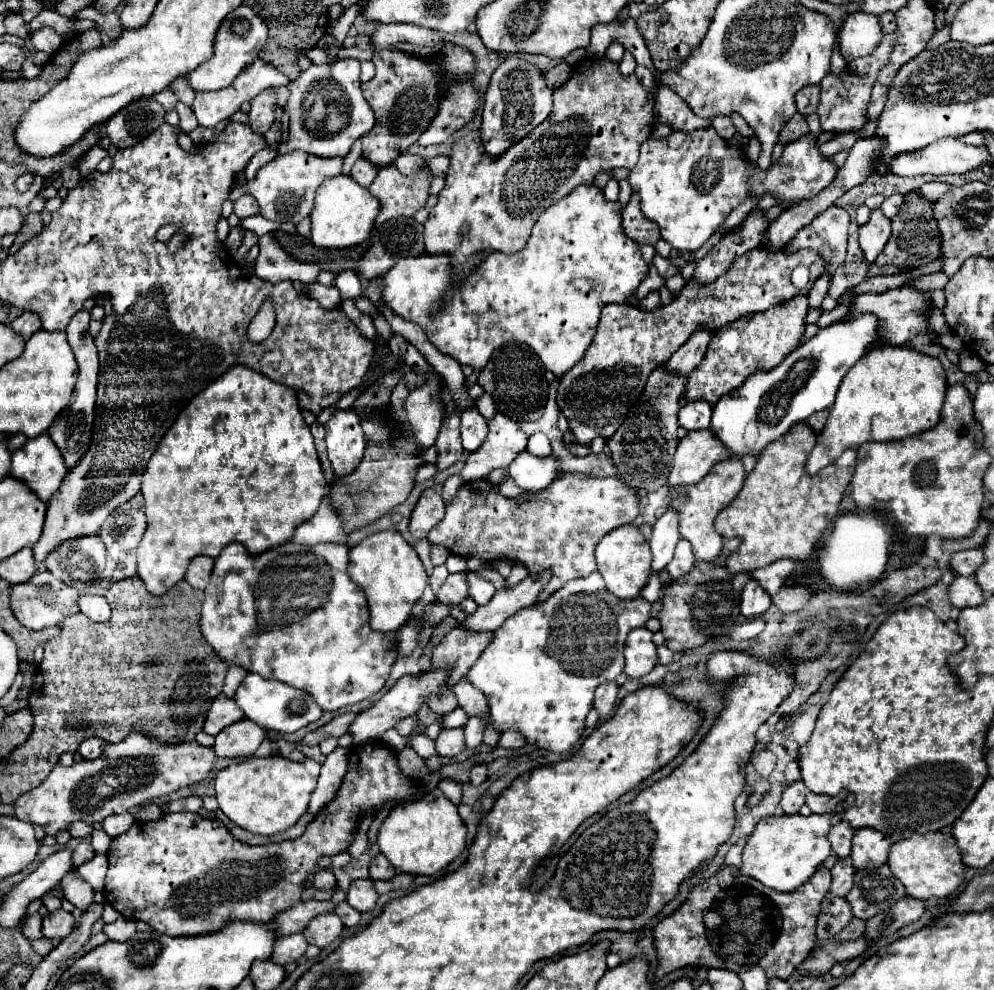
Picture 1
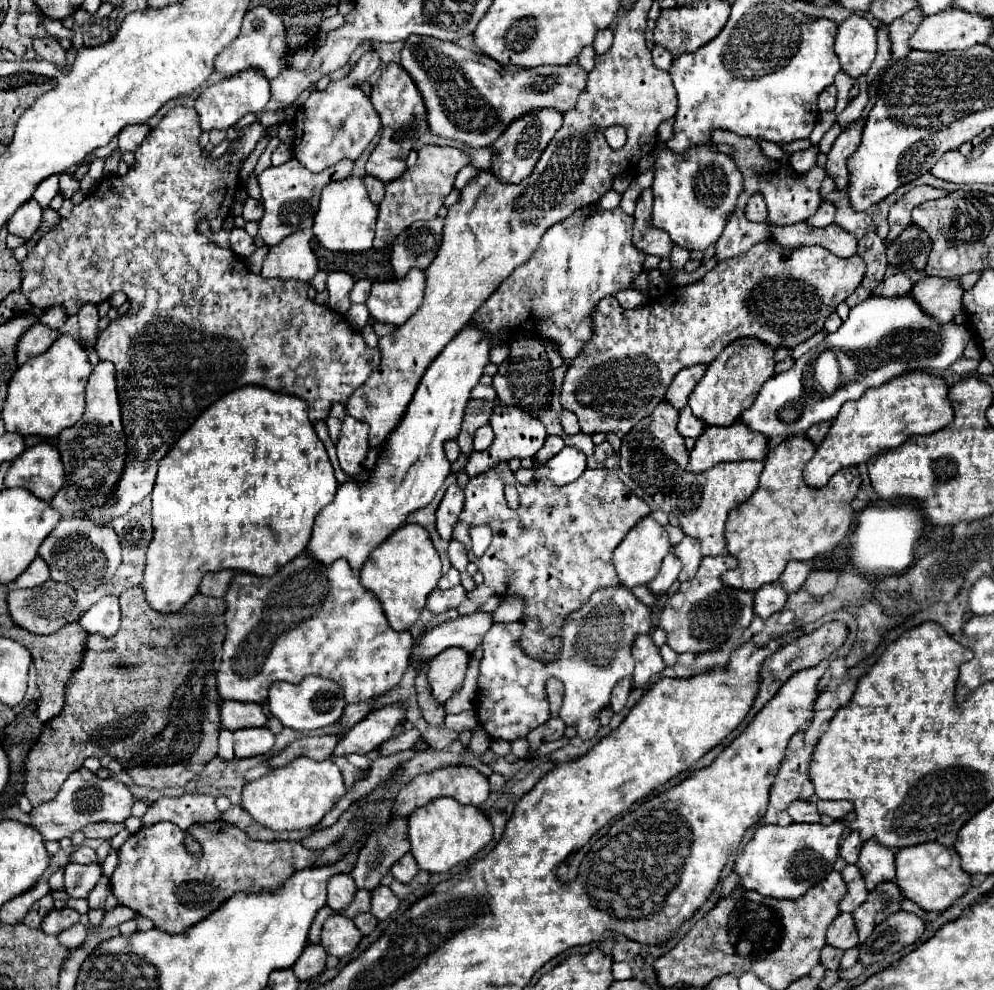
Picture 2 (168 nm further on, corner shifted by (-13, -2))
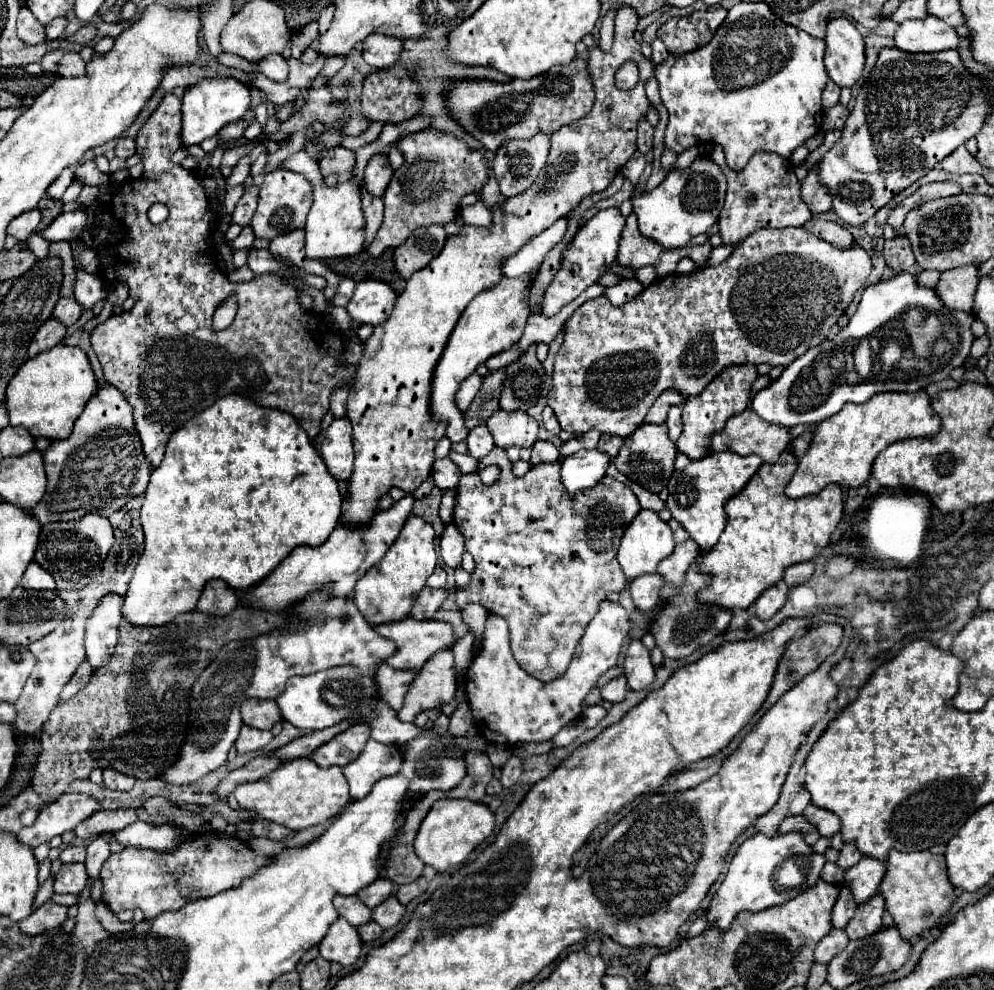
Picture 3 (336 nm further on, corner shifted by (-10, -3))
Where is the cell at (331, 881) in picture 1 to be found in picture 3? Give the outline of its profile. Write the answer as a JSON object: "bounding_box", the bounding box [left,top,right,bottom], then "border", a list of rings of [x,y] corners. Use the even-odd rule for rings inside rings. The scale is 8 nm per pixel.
{"bounding_box":[334,896,370,926],"border":[[[334,896],[336,912],[346,918],[352,926],[360,926],[362,922],[370,922],[370,910],[356,898],[356,896]]]}

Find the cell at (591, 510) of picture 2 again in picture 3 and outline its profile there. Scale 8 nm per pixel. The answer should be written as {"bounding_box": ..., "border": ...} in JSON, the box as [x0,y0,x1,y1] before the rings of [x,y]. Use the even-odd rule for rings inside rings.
{"bounding_box":[454,448,642,680],"border":[[[494,448],[488,456],[484,456],[480,462],[478,462],[478,470],[472,472],[472,474],[464,474],[460,478],[460,484],[458,484],[458,498],[456,498],[456,506],[454,506],[454,524],[458,526],[458,530],[462,532],[464,536],[464,542],[466,542],[466,552],[472,554],[474,562],[476,562],[476,570],[472,574],[472,582],[466,586],[466,588],[460,588],[462,592],[466,592],[470,596],[470,602],[478,602],[482,604],[488,612],[492,614],[498,614],[502,616],[508,626],[510,626],[510,644],[512,644],[512,654],[516,658],[516,662],[534,678],[538,680],[554,680],[558,678],[566,666],[570,664],[570,658],[574,654],[574,648],[576,644],[580,642],[582,638],[582,632],[584,628],[588,626],[590,618],[596,614],[598,606],[602,600],[606,600],[612,592],[622,592],[624,586],[626,586],[626,576],[622,574],[620,566],[618,566],[618,560],[616,560],[616,550],[618,550],[618,544],[622,540],[622,534],[624,530],[628,528],[628,524],[634,520],[634,516],[642,510],[640,508],[640,502],[636,498],[636,494],[622,482],[610,478],[610,476],[604,476],[602,482],[598,482],[594,488],[586,488],[586,490],[580,490],[574,498],[570,498],[562,486],[562,480],[560,480],[560,470],[558,470],[558,462],[552,462],[552,464],[542,464],[542,466],[532,466],[522,478],[516,478],[512,474],[512,462],[508,460],[506,452],[502,448]],[[490,464],[496,464],[502,468],[502,474],[498,478],[496,484],[492,486],[486,486],[482,484],[480,476],[478,476],[478,470],[490,466]]]}

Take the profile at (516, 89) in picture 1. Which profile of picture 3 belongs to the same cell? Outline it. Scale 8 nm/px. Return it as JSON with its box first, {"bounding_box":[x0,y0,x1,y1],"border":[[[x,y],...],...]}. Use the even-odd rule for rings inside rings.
{"bounding_box":[494,132,550,198],"border":[[[540,132],[528,140],[508,140],[494,156],[494,176],[500,184],[502,196],[510,198],[526,190],[546,162],[550,150],[550,136]]]}

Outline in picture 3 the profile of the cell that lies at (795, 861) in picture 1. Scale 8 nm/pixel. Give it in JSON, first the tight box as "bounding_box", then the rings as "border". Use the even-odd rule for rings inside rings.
{"bounding_box":[708,832,826,930],"border":[[[758,832],[750,836],[738,848],[736,856],[730,862],[726,878],[722,880],[720,888],[716,890],[708,906],[710,924],[718,920],[718,928],[726,930],[740,910],[758,912],[758,910],[788,902],[790,898],[794,898],[796,894],[802,894],[804,890],[812,888],[820,880],[824,864],[826,864],[824,854],[816,854],[812,846],[808,846],[802,834],[798,832],[776,834],[776,836],[766,836]],[[784,864],[792,864],[790,866],[790,872],[794,874],[792,878],[786,878],[784,872],[788,870],[782,870]]]}

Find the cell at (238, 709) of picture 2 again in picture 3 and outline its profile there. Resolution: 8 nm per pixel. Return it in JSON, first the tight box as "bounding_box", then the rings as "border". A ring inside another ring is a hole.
{"bounding_box":[240,698,282,730],"border":[[[248,698],[246,702],[242,702],[240,714],[246,726],[258,730],[270,730],[272,724],[282,718],[278,714],[278,706],[274,706],[274,700],[256,700],[256,698]]]}

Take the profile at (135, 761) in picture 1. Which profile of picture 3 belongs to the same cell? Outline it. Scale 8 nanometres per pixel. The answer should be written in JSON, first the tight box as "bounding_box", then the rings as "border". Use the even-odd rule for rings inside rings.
{"bounding_box":[18,794,100,848],"border":[[[62,794],[56,802],[44,806],[36,822],[18,832],[18,840],[36,848],[42,842],[50,842],[54,836],[74,830],[80,822],[98,812],[100,800],[86,794]]]}

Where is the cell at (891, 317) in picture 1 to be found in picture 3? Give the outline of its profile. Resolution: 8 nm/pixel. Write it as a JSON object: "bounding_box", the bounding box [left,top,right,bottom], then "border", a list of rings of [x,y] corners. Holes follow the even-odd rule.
{"bounding_box":[934,266,978,312],"border":[[[962,266],[958,270],[942,272],[934,290],[948,310],[970,312],[974,304],[976,284],[978,284],[978,268]]]}

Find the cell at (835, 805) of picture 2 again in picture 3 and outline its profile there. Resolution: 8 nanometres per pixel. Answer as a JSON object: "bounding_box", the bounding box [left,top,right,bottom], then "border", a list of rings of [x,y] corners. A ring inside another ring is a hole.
{"bounding_box":[802,804,840,836],"border":[[[808,804],[802,814],[806,816],[806,820],[810,820],[818,828],[820,836],[834,836],[840,830],[840,818],[836,814],[832,814],[830,810]]]}

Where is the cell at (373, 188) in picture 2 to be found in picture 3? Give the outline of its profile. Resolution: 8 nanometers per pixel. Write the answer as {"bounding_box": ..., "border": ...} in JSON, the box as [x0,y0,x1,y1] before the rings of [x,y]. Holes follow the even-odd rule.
{"bounding_box":[362,188,384,246],"border":[[[362,188],[362,210],[364,210],[364,218],[366,218],[366,246],[368,246],[382,222],[384,202],[380,196],[372,196],[366,188]]]}

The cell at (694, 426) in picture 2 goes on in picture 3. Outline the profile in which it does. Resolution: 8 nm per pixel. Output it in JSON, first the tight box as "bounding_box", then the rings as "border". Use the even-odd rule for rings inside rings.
{"bounding_box":[666,406,684,442],"border":[[[672,406],[670,408],[670,414],[666,418],[666,426],[670,430],[670,438],[676,442],[682,434],[682,426],[684,426],[682,424],[682,406]]]}

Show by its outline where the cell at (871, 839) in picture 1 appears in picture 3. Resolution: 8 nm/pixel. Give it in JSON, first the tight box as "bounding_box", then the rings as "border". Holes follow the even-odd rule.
{"bounding_box":[844,856,886,902],"border":[[[862,856],[862,860],[846,870],[844,884],[852,888],[856,902],[866,902],[870,896],[878,892],[878,886],[886,874],[884,862],[872,858],[872,856]]]}

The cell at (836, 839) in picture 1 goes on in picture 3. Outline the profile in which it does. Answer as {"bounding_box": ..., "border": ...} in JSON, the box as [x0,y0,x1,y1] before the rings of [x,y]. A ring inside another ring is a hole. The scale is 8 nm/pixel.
{"bounding_box":[836,842,862,870],"border":[[[846,842],[846,844],[844,844],[844,848],[840,850],[840,858],[838,858],[838,862],[836,862],[836,864],[838,864],[840,868],[844,868],[844,870],[846,870],[846,868],[854,866],[860,858],[862,858],[862,854],[860,854],[860,852],[858,852],[858,848],[854,846],[854,842]]]}

